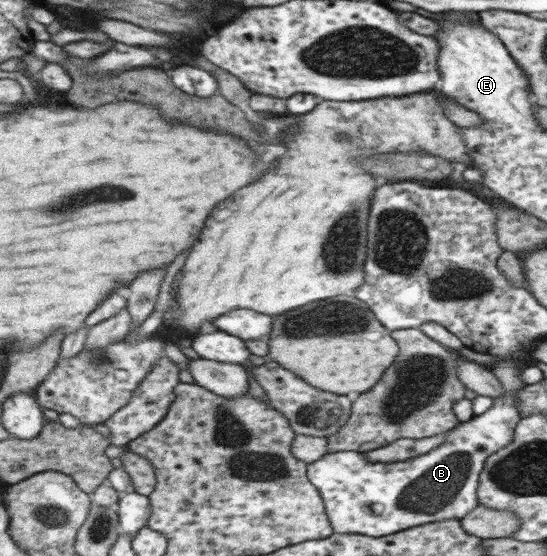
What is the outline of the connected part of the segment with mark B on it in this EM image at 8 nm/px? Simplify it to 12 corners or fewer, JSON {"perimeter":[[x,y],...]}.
{"perimeter":[[494,357],[492,408],[400,463],[327,453],[307,476],[335,533],[462,520],[512,442],[527,362]]}

